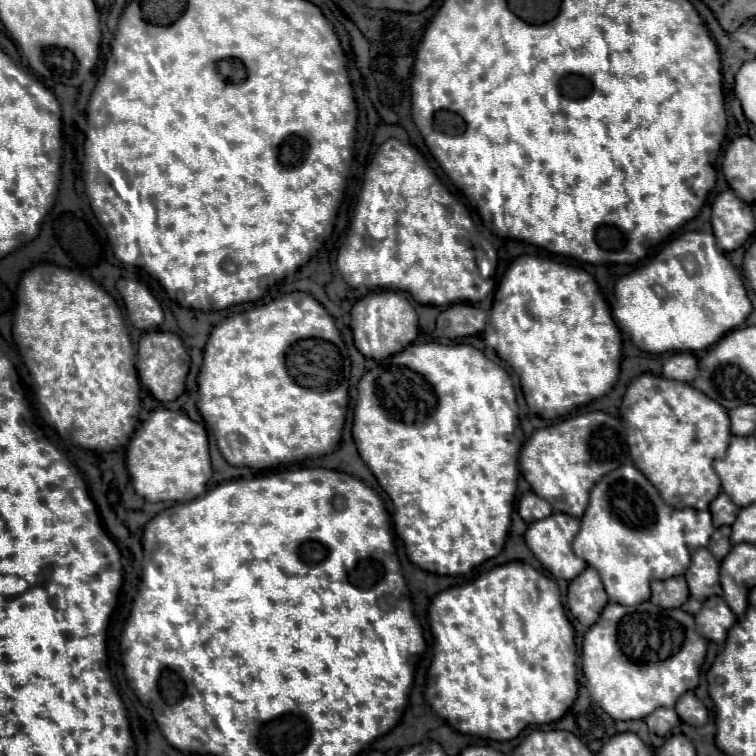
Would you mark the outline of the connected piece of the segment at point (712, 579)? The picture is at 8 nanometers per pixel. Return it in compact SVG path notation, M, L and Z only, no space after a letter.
M701 547L691 555L691 567L685 573L691 597L705 601L711 595L721 595L719 585L719 561L711 555L709 549Z

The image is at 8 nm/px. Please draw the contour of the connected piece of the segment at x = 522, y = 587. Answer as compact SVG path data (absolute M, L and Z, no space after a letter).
M505 563L467 584L441 591L429 605L429 625L435 637L425 699L455 731L493 741L511 741L529 725L559 721L577 699L575 632L561 605L553 579L527 563Z

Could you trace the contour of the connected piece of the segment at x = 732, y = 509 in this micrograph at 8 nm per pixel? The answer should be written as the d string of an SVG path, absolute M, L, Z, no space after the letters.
M723 493L717 495L717 499L709 505L709 511L713 515L713 525L721 527L721 525L733 525L739 507L735 507L735 503L731 503L731 499Z

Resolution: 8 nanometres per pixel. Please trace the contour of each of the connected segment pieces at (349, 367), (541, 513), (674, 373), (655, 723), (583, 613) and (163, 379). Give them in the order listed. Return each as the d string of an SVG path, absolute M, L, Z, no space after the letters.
M301 291L247 309L213 327L203 351L203 367L197 377L197 409L207 429L213 431L227 463L269 469L307 457L323 457L337 447L347 411L349 379L353 377L353 371L361 371L363 365L361 361L357 363L357 355L351 351L347 351L345 363L339 363L339 347L335 345L335 339L341 339L341 333L333 317L313 295Z
M529 491L521 497L517 511L527 523L533 523L533 521L549 517L551 515L551 505L545 499L541 499L539 495L535 495L533 491Z
M673 353L663 365L663 377L691 383L697 375L697 359L693 353Z
M659 709L659 711L653 711L645 723L649 725L649 731L659 735L659 737L665 737L673 727L677 727L681 723L679 715L675 715L675 709Z
M587 567L581 575L577 575L569 583L567 591L567 607L573 617L577 617L583 625L593 625L603 607L607 605L607 593L603 589L603 583L599 579L599 573L593 567Z
M147 331L139 339L137 347L137 373L141 383L153 393L155 399L167 403L175 401L185 391L185 377L189 373L191 359L183 347L183 341L175 333L165 331Z

